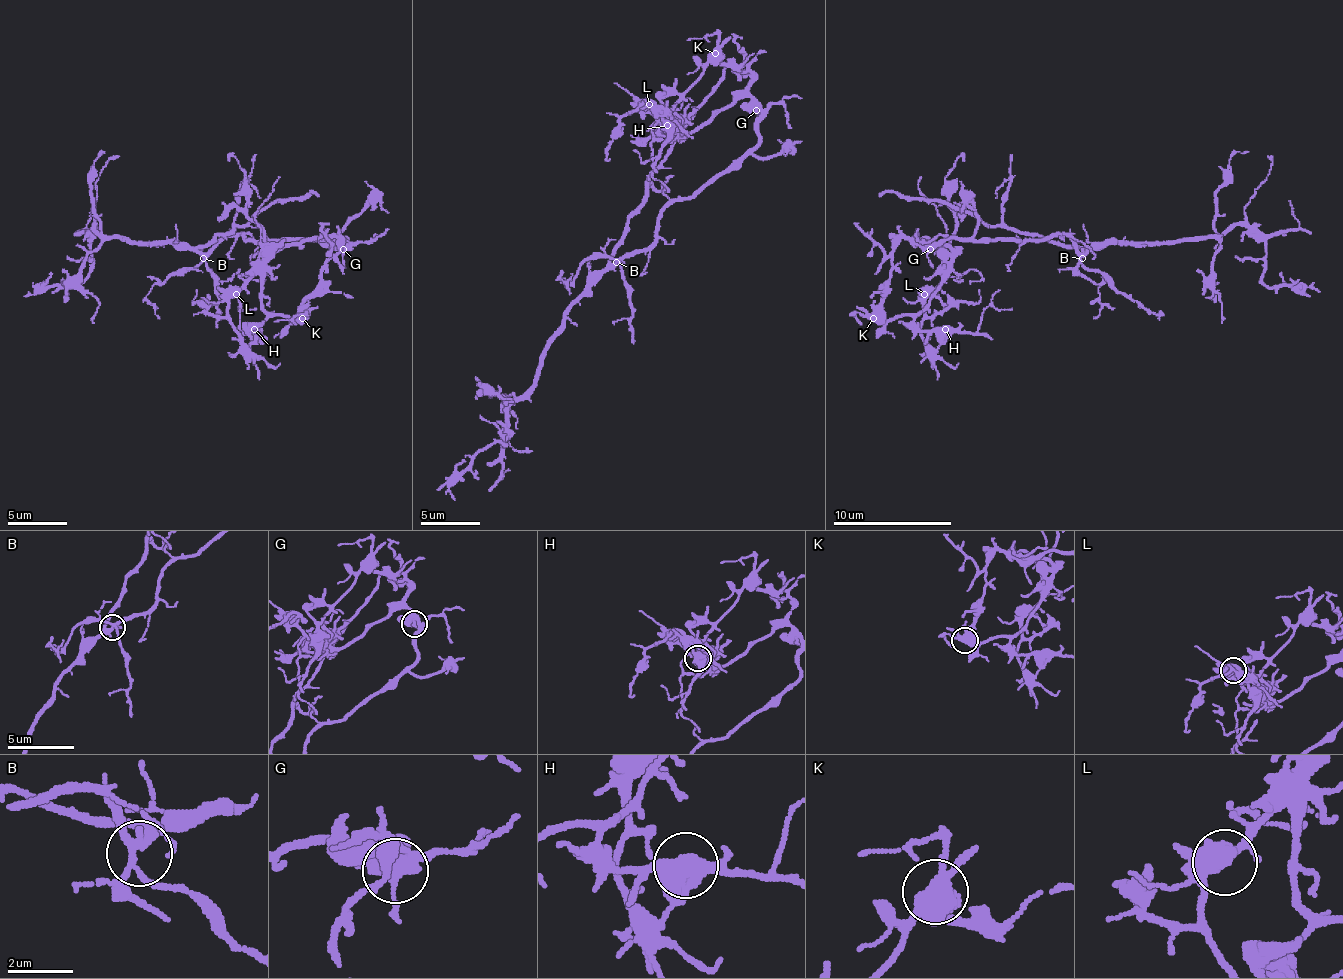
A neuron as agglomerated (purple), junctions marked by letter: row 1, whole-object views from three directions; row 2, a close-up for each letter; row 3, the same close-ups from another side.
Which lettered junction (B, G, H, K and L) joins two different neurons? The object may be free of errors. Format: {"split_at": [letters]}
{"split_at": ["K"]}

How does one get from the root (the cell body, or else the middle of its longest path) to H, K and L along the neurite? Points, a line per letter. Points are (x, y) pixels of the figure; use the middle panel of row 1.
H: (673, 203), (726, 173), (759, 119), (735, 98), (687, 131), (667, 96), (667, 125)
K: (673, 203), (690, 200), (759, 140), (750, 72), (723, 66), (714, 54)
L: (673, 203), (690, 200), (726, 173), (759, 140), (759, 119), (735, 98), (687, 131), (667, 125), (649, 104)

